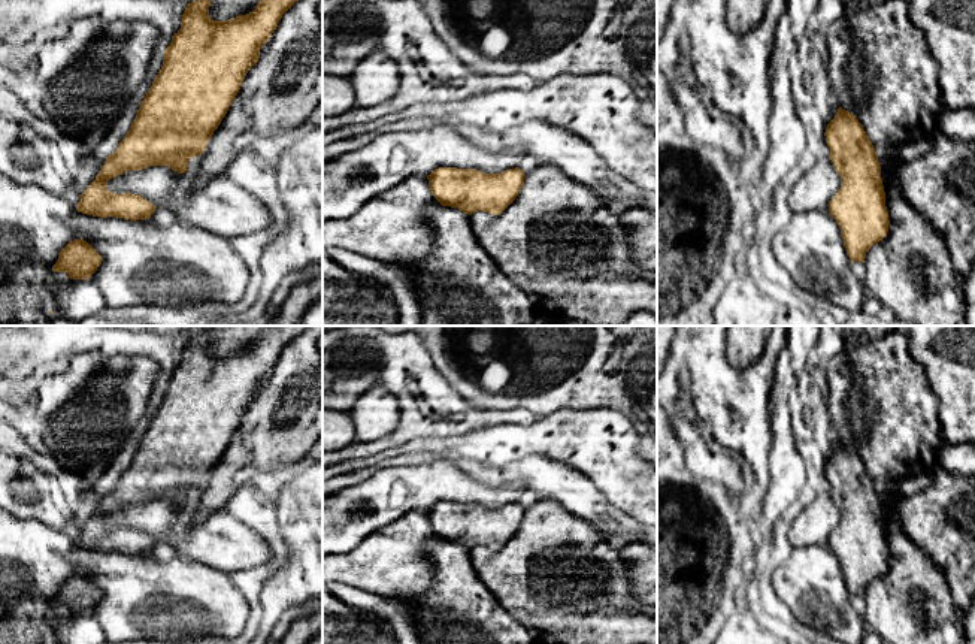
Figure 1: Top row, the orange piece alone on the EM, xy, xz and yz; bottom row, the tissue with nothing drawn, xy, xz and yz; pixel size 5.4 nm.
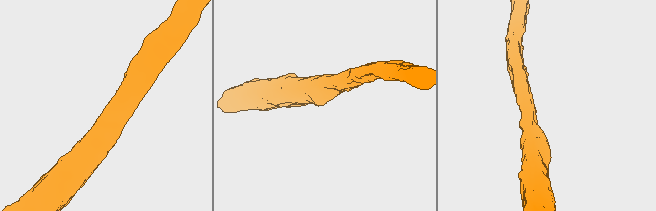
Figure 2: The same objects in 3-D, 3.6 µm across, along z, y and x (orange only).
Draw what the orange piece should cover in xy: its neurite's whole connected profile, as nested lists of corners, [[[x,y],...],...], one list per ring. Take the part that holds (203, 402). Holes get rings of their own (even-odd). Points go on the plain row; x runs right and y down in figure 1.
[[[308,326],[264,327],[252,347],[228,356],[214,356],[209,351],[211,335],[206,332],[188,338],[181,350],[181,363],[163,386],[163,400],[143,432],[130,465],[118,478],[116,486],[106,492],[96,514],[81,529],[81,536],[75,539],[76,545],[93,551],[131,556],[151,553],[155,539],[139,529],[110,527],[108,515],[124,507],[149,501],[169,501],[178,508],[185,508],[188,496],[205,486],[237,430],[245,409],[258,396],[260,384],[276,365],[282,350],[306,329]]]

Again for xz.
[[[439,502],[427,514],[430,526],[442,541],[458,542],[469,550],[478,545],[499,550],[521,526],[526,508],[520,502],[502,508]]]

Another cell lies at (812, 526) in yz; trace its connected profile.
[[[820,492],[815,499],[794,518],[788,539],[793,547],[824,544],[841,523],[841,511],[829,492]]]

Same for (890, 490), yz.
[[[887,481],[878,489],[881,508],[890,507],[896,498],[902,496],[900,481]]]

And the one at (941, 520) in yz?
[[[936,465],[930,471],[932,484],[912,496],[899,496],[894,502],[881,508],[884,523],[894,515],[899,518],[903,532],[924,551],[924,554],[944,572],[956,610],[963,614],[971,608],[975,596],[975,477],[965,477],[947,472]]]

